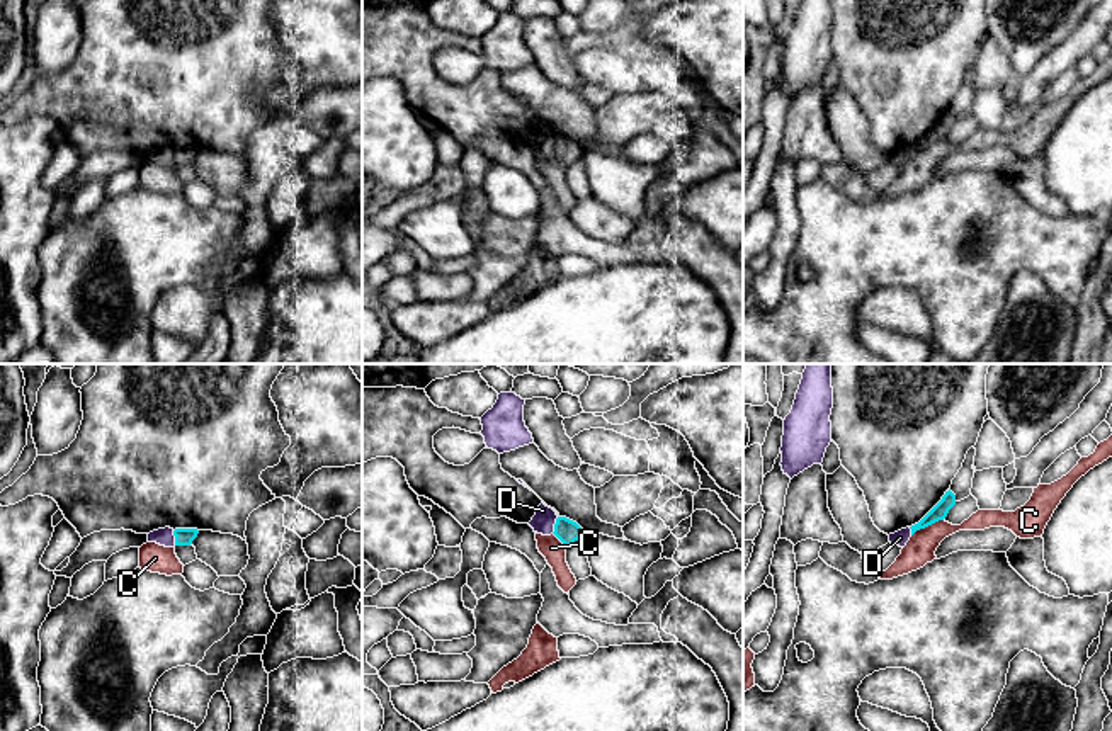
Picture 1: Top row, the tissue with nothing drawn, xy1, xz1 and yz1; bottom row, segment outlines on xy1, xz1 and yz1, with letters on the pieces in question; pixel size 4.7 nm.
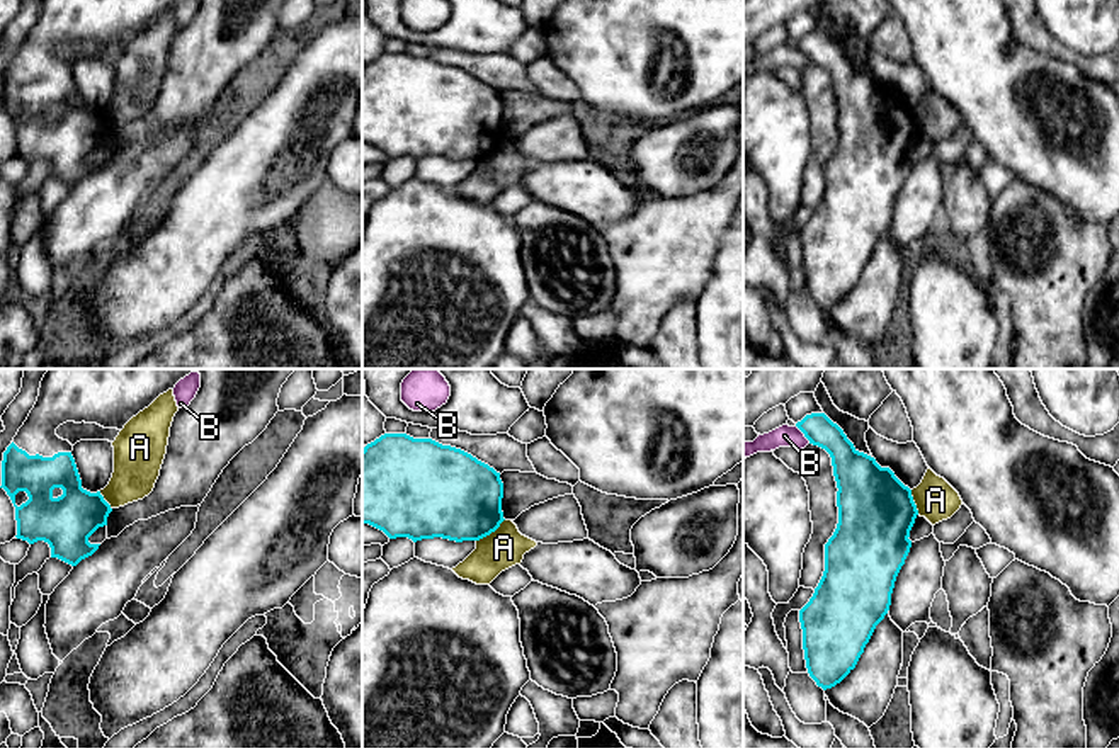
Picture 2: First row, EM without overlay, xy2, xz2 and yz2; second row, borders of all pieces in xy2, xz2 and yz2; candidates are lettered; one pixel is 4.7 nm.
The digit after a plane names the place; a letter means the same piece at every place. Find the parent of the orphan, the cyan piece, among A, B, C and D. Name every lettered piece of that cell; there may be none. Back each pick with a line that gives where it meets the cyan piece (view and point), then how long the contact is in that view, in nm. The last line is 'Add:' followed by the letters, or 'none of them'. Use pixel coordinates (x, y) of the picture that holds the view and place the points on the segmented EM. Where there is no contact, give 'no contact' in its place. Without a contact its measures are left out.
Add: none of them

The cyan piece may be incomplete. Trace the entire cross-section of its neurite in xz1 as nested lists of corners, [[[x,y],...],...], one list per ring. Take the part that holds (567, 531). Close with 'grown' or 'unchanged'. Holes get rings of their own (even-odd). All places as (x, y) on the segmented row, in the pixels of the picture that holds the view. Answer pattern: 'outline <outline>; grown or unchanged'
outline [[[558,517],[553,532],[568,549],[575,541],[585,536],[585,530],[573,520],[566,517]]]; unchanged

